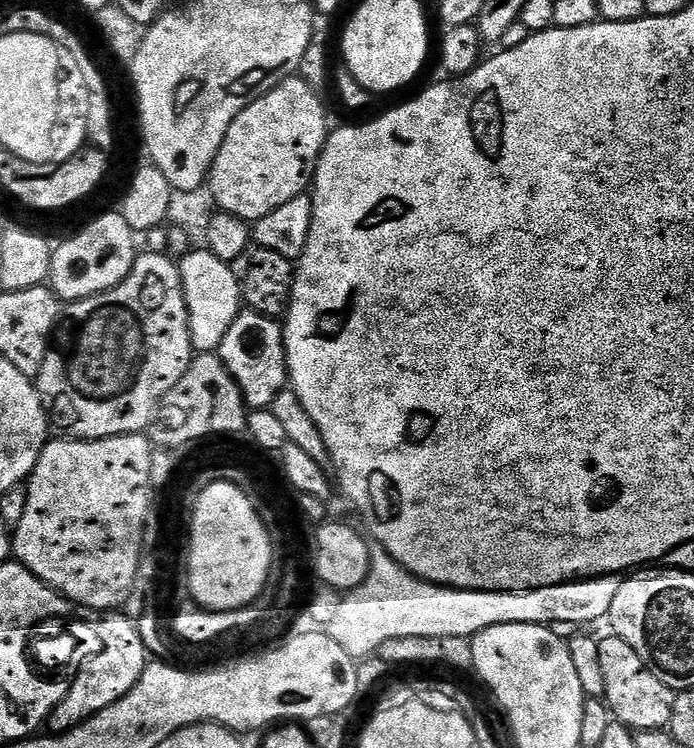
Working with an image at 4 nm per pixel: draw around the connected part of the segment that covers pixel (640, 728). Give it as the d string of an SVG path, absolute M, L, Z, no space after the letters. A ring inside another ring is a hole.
M608 634L600 640L598 650L598 662L602 662L602 682L604 683L603 699L608 700L608 708L613 712L615 719L621 724L636 732L655 732L664 730L671 725L674 714L674 702L676 693L666 686L666 682L661 682L655 674L650 674L622 638Z

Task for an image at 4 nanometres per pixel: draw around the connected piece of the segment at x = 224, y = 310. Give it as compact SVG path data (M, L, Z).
M207 250L201 252L183 253L184 261L179 261L180 277L184 283L184 301L188 307L188 325L192 335L192 347L197 353L216 352L222 338L226 338L226 330L230 330L232 323L239 318L242 311L242 280L233 276L231 266L214 258L214 254Z

